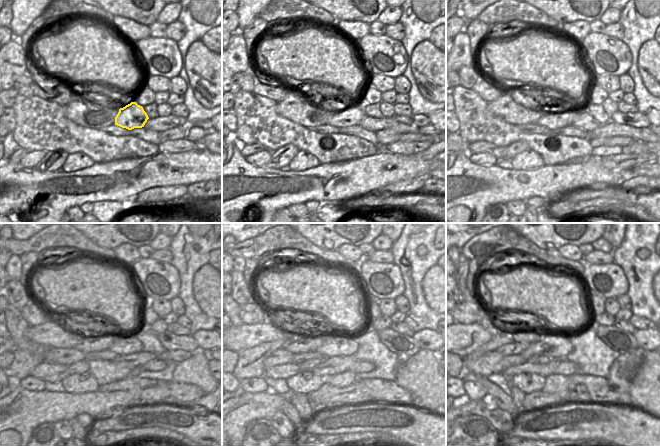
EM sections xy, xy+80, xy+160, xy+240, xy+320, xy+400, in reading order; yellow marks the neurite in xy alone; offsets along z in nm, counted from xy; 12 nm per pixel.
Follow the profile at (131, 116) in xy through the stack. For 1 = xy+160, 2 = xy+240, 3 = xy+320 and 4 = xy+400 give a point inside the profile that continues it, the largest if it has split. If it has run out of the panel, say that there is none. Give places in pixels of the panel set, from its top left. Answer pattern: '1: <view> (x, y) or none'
1: xy+160 (553, 120)
2: xy+240 (88, 344)
3: xy+320 (312, 342)
4: xy+400 (513, 348)

